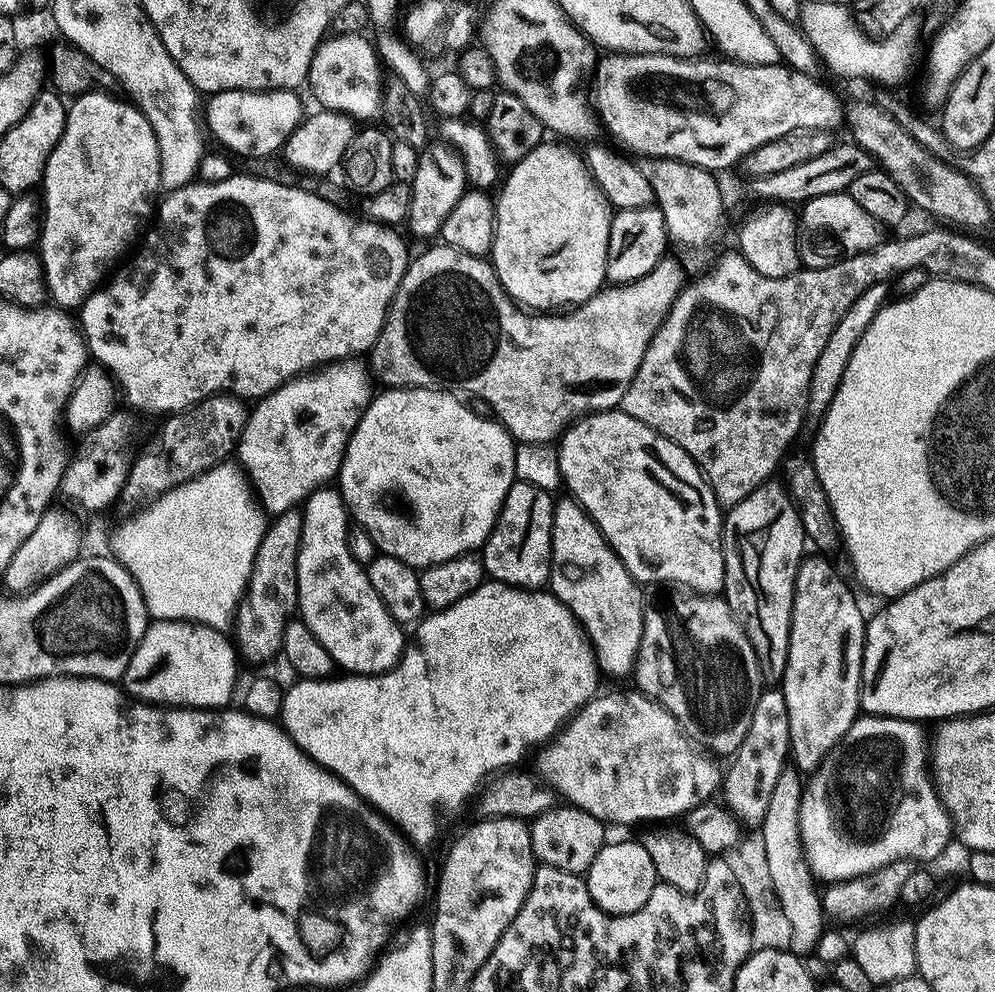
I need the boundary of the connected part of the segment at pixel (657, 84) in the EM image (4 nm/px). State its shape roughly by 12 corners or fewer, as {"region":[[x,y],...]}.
{"region":[[601,55],[595,111],[629,153],[709,170],[835,94],[783,63]]}

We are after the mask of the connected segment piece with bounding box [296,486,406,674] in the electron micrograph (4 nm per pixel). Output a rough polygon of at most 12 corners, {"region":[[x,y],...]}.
{"region":[[311,492],[298,616],[348,674],[383,674],[401,625],[348,549],[350,513]]}

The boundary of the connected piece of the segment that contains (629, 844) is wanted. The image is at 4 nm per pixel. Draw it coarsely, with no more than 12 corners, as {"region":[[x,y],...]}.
{"region":[[605,843],[586,873],[610,916],[636,912],[658,877],[643,843]]}

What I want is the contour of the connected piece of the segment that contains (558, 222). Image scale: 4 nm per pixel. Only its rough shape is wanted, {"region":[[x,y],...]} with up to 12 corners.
{"region":[[544,144],[494,200],[490,263],[525,309],[605,287],[613,209]]}

